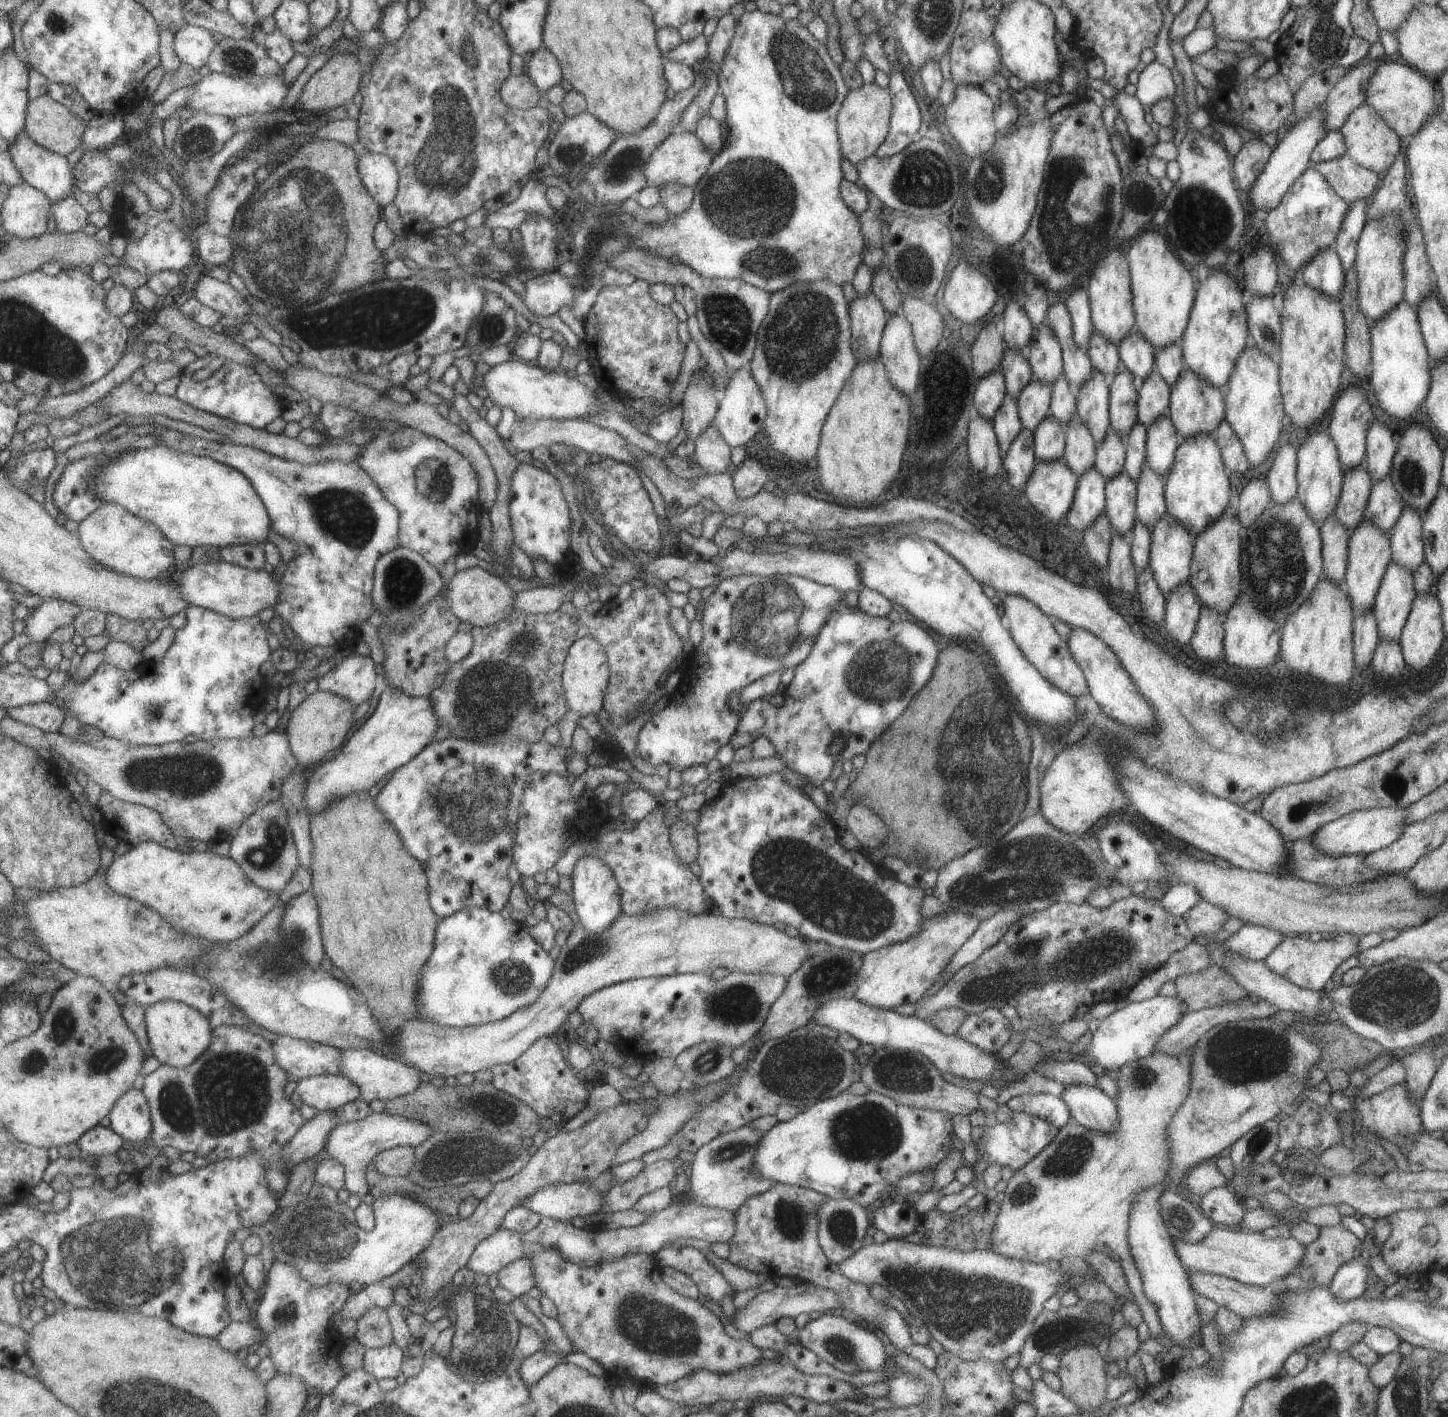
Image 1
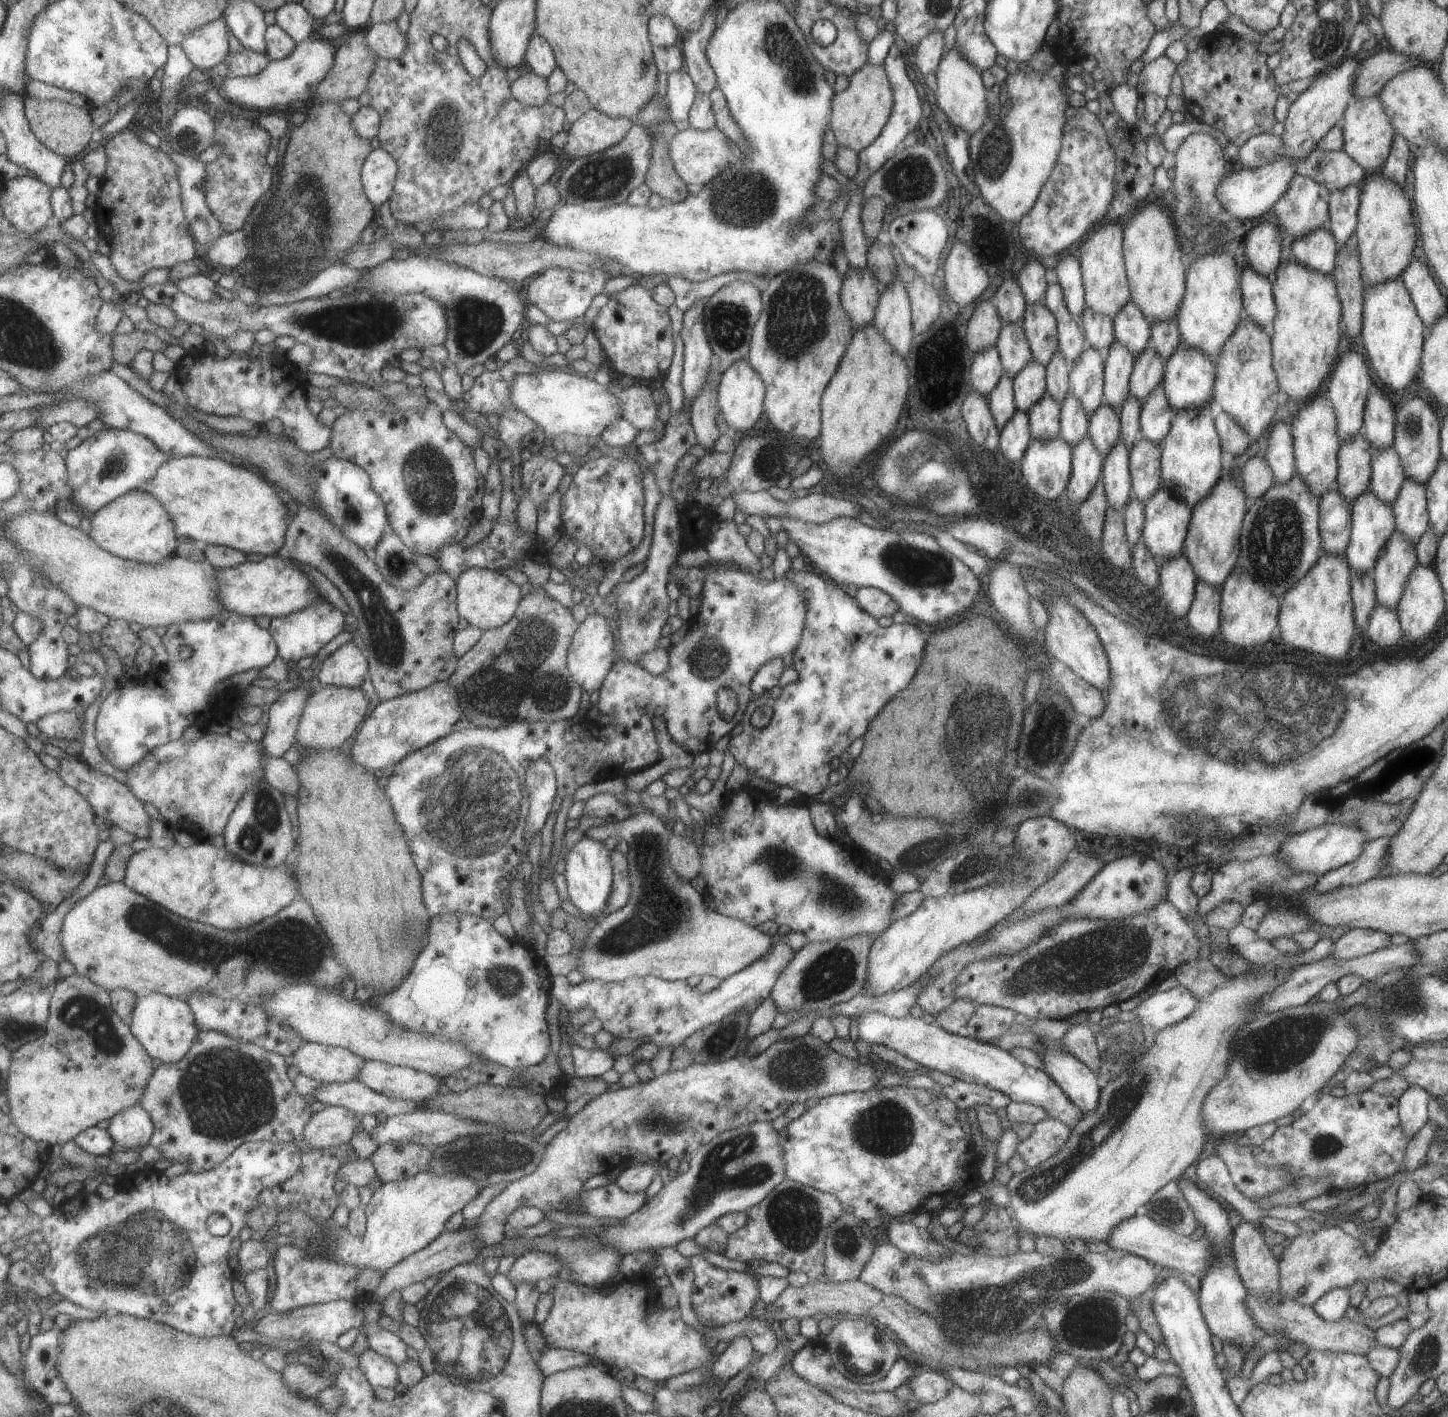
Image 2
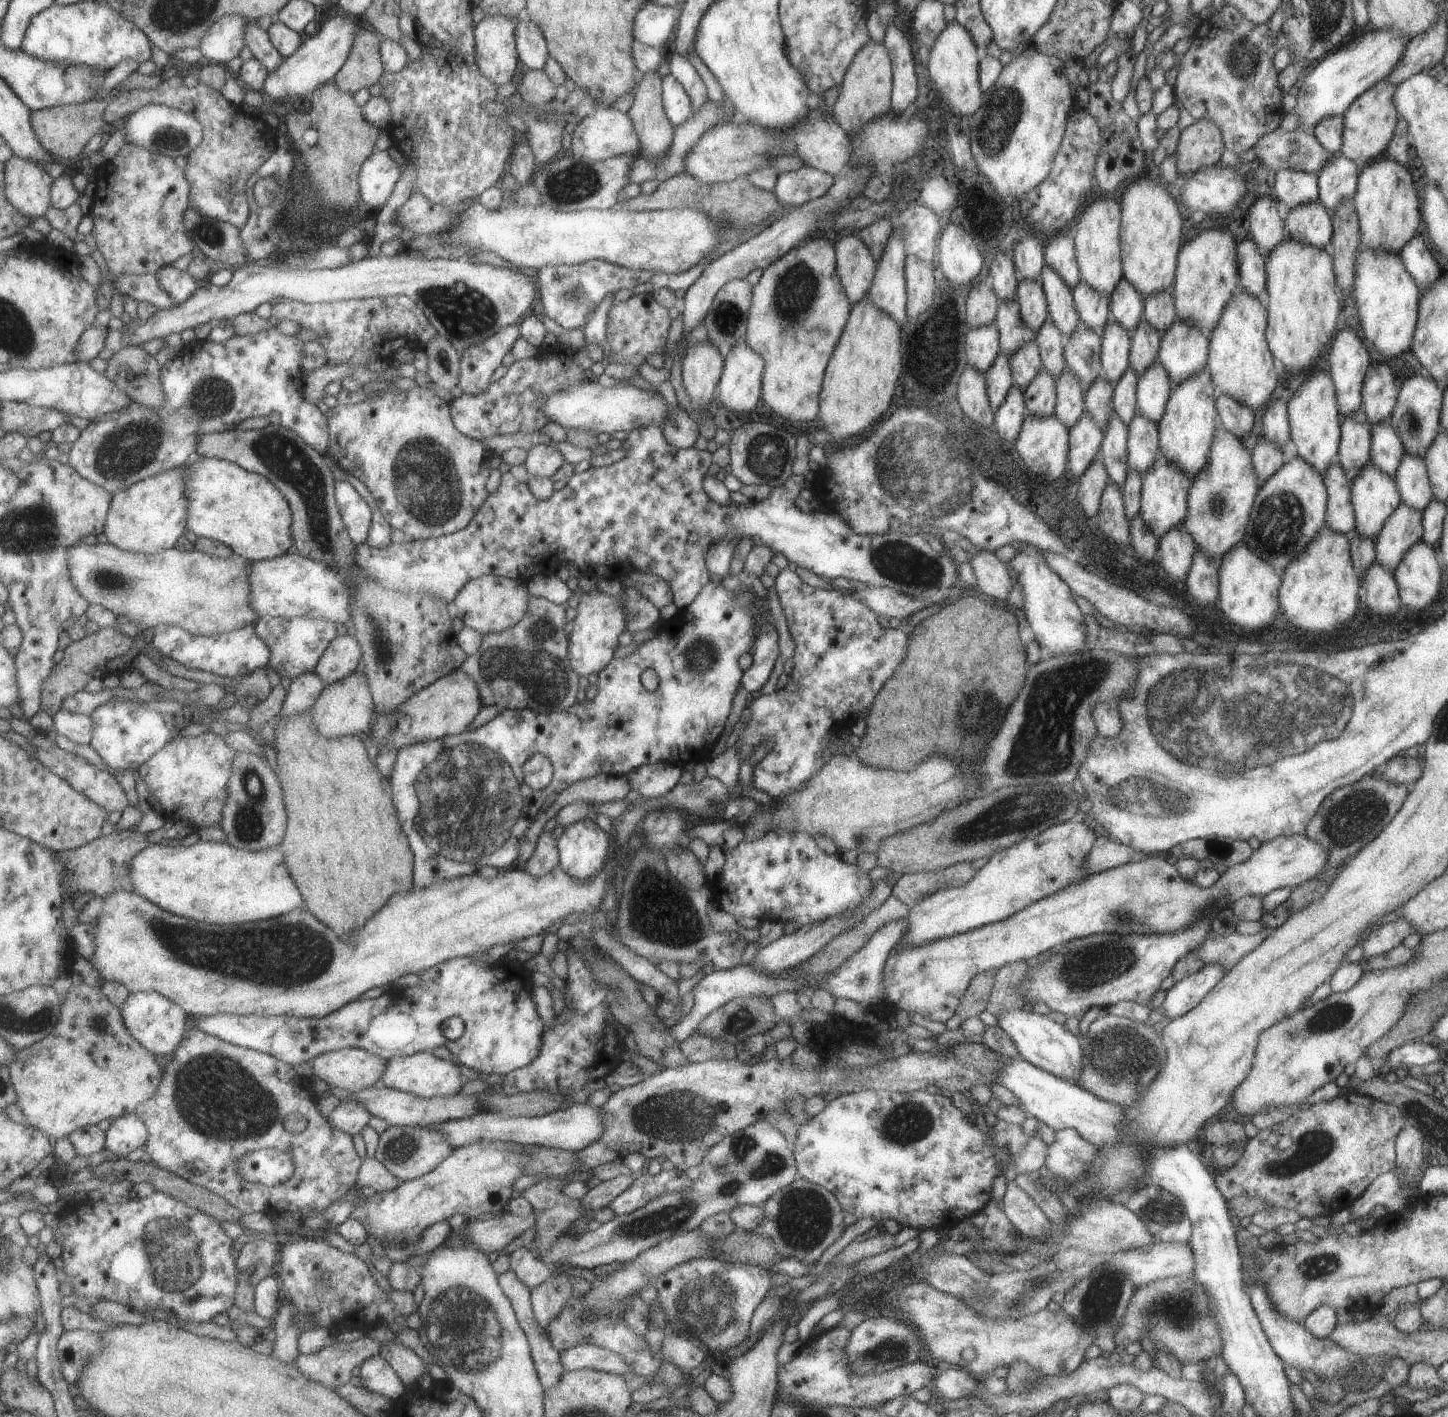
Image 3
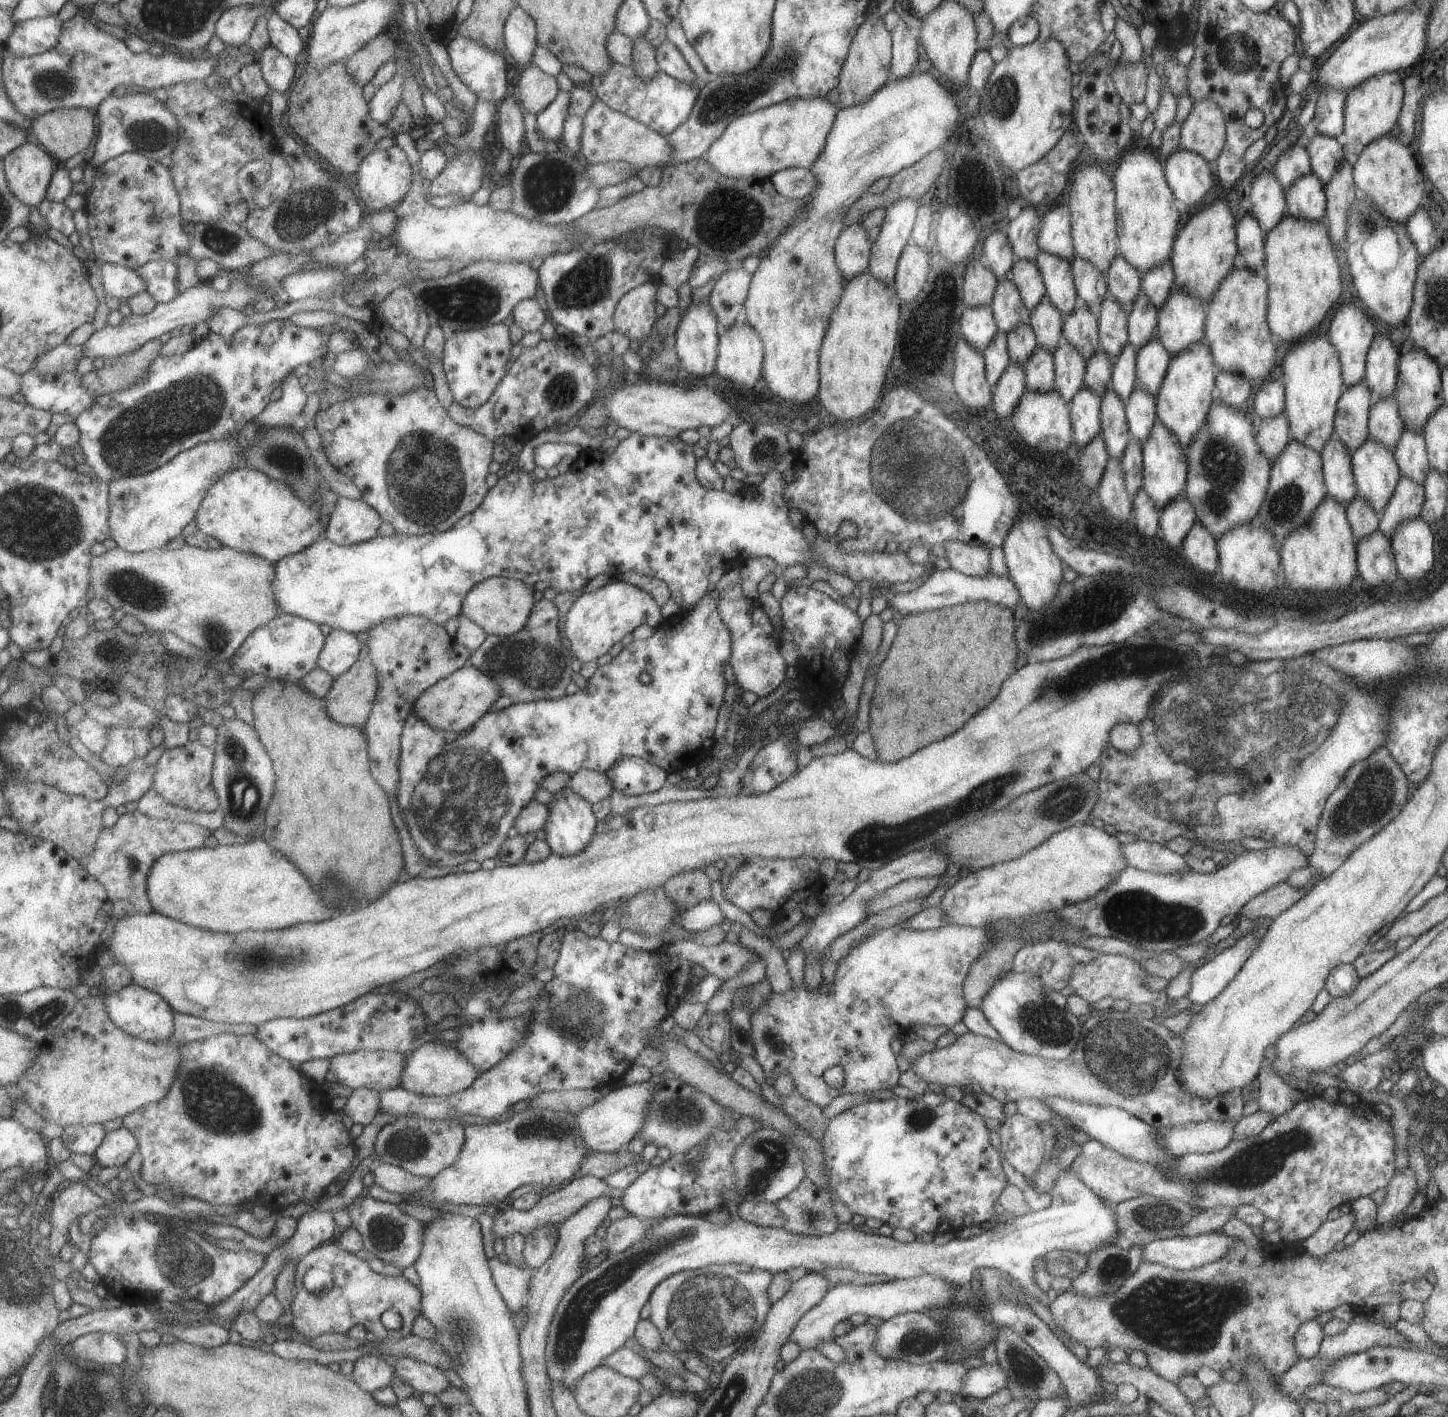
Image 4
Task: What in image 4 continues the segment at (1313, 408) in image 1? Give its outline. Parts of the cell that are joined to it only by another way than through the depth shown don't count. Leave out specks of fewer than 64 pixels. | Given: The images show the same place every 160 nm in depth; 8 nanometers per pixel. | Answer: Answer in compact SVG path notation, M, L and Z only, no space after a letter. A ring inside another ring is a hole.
M1287 214L1265 233L1268 329L1275 340L1294 343L1313 332L1337 306L1341 292L1339 264L1328 230L1321 221Z

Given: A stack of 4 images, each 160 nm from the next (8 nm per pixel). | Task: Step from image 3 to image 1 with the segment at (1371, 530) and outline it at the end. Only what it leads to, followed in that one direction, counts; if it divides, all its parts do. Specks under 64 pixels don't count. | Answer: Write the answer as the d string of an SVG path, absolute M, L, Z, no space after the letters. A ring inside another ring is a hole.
M1359 521L1350 531L1347 549L1347 566L1343 586L1355 610L1371 609L1385 567L1391 561L1389 534L1371 521Z

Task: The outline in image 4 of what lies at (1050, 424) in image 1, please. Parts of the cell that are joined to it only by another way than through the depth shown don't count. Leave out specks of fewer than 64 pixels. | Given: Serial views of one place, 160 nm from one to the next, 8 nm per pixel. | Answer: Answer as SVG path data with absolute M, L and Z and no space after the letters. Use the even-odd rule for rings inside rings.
M1038 344L1022 367L1025 373L1025 389L1046 391L1054 388L1053 355L1045 347Z

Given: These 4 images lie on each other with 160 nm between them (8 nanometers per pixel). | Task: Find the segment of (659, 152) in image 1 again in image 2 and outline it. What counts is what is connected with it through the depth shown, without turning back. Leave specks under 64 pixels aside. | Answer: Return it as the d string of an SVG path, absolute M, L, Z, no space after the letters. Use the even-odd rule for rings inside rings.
M715 126L707 130L685 129L677 131L669 141L668 155L675 172L685 184L706 185L730 165L729 144L726 136Z

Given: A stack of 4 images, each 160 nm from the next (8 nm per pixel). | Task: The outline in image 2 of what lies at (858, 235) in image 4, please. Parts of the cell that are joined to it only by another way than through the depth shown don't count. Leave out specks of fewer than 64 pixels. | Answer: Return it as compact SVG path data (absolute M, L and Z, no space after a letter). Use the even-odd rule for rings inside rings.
M866 266L860 269L849 267L842 276L840 303L849 315L853 329L873 323L879 293L878 280Z

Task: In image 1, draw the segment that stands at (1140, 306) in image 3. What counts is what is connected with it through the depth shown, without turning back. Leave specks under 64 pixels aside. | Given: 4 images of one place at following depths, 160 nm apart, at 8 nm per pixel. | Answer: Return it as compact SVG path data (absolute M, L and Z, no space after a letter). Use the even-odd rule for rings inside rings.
M1136 328L1121 338L1116 347L1121 367L1134 374L1136 382L1142 382L1154 368L1154 348Z

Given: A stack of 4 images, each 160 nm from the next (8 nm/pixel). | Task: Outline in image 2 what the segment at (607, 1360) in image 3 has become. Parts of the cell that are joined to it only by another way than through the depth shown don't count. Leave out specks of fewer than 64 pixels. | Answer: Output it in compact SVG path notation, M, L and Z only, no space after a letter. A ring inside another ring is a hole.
M547 1348L541 1356L535 1357L535 1362L544 1376L547 1376L557 1371L591 1365L592 1358L578 1350Z

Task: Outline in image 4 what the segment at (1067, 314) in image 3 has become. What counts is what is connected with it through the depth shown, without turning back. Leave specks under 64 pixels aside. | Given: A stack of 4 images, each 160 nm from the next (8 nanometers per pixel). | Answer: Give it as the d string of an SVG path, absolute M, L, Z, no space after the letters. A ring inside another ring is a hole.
M1037 251L1034 261L1044 284L1044 294L1063 316L1078 303L1072 277L1071 263L1059 255Z

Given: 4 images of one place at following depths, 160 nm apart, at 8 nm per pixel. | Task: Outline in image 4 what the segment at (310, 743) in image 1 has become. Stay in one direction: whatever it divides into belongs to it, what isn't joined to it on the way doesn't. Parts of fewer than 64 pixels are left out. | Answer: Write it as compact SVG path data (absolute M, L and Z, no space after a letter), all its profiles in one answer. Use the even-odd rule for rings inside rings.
M371 657L358 660L346 673L335 679L333 688L326 697L328 713L334 721L344 725L363 728L369 720L376 696L380 690L378 668Z

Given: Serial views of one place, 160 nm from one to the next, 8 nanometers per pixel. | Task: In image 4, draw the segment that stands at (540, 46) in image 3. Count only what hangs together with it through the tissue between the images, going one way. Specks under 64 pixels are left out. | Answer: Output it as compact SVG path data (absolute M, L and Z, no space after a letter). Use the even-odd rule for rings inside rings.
M513 4L504 22L505 46L517 64L529 64L536 47L536 25L530 14Z

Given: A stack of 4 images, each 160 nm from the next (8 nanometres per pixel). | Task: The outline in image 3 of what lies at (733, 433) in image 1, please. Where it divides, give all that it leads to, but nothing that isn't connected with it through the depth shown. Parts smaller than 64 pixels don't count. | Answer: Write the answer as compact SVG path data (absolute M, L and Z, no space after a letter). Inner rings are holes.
M745 341L733 343L722 359L723 366L715 390L717 402L728 409L728 414L752 411L757 404L757 400L761 398L763 359L758 356L757 352L750 349Z

